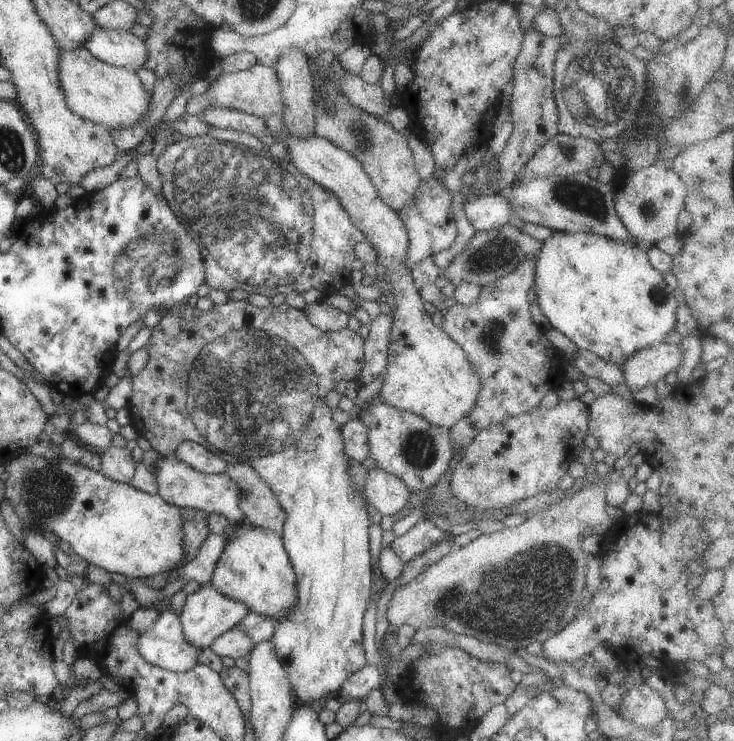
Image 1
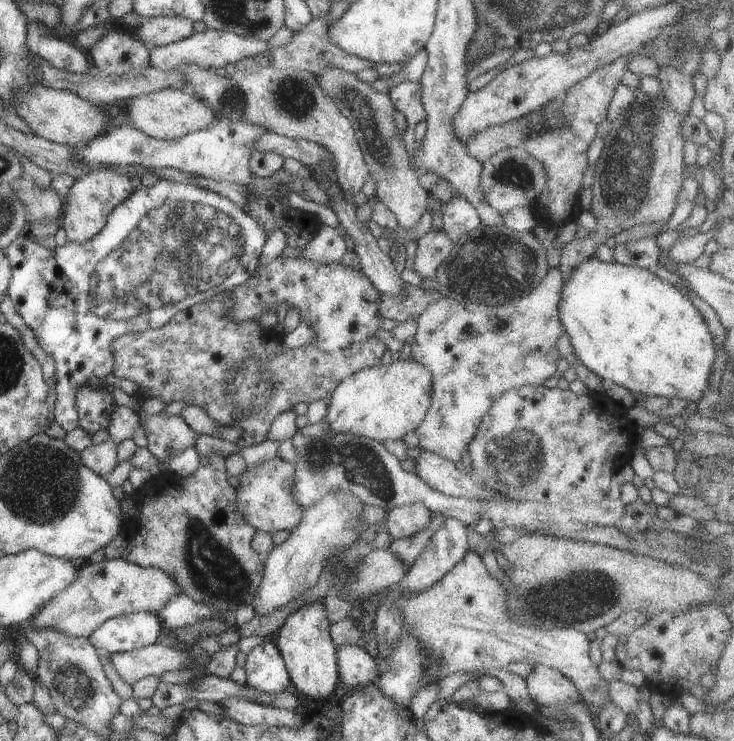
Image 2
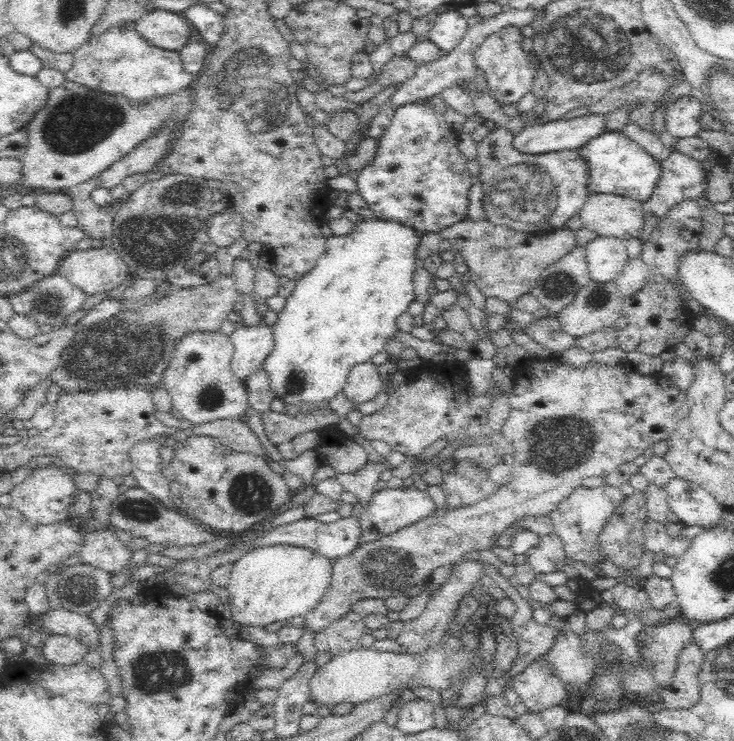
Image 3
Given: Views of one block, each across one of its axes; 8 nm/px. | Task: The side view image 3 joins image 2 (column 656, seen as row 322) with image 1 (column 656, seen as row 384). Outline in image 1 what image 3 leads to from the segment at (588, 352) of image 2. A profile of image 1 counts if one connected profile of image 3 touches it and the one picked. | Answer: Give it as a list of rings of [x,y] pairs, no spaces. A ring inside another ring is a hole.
[[[552,231],[552,234],[548,235],[548,238],[543,240],[543,245],[539,250],[537,261],[535,262],[535,285],[537,288],[538,304],[541,311],[546,315],[551,325],[559,330],[562,334],[565,334],[578,349],[584,349],[603,358],[606,362],[618,365],[622,368],[623,364],[639,350],[646,347],[654,346],[655,344],[664,341],[665,336],[673,330],[673,326],[676,322],[676,308],[679,303],[674,297],[674,294],[668,291],[668,286],[662,277],[662,273],[657,269],[654,269],[650,265],[650,260],[646,255],[647,248],[638,246],[632,241],[619,241],[599,235],[596,233],[577,232],[567,233],[564,231]]]

